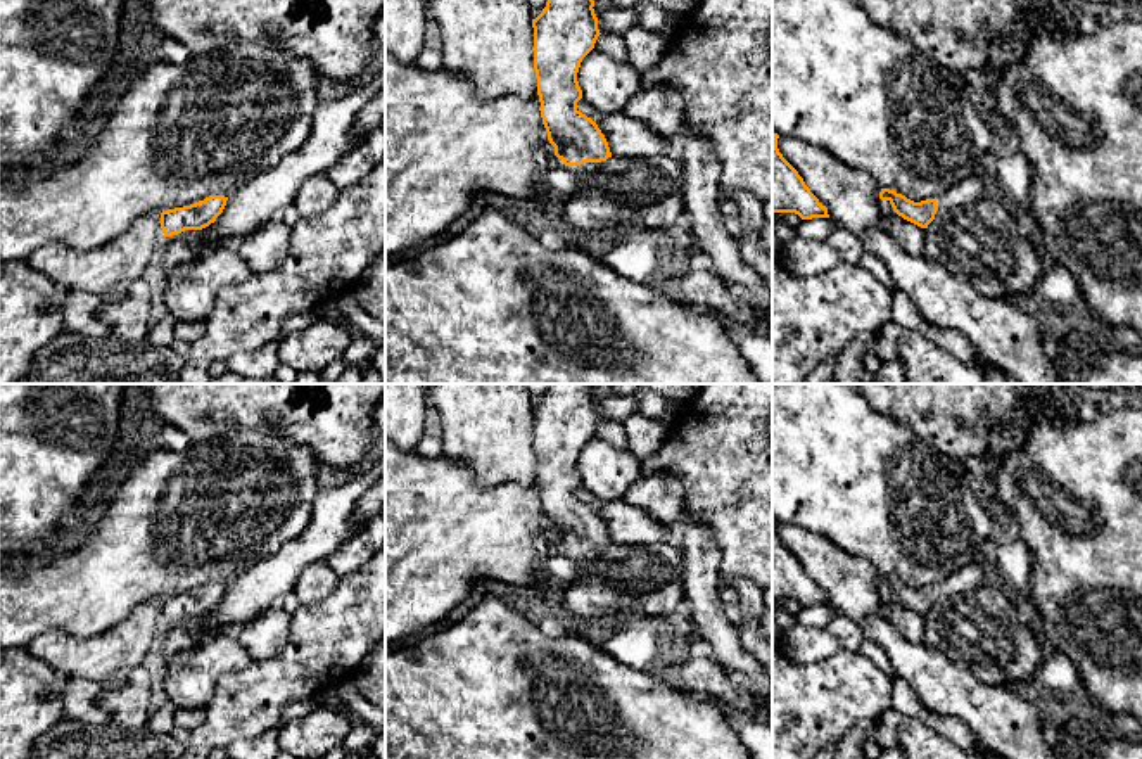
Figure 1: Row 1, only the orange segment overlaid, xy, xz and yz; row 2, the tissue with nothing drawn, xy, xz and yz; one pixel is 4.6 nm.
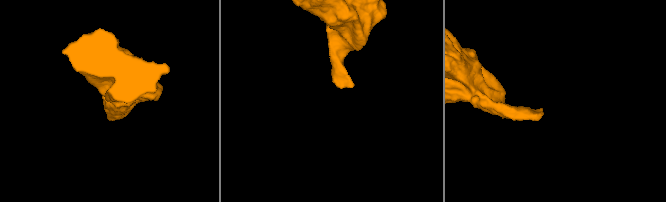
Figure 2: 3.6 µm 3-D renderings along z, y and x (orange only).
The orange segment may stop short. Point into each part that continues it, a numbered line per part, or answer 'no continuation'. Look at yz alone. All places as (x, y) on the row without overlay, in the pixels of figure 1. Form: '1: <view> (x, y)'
1: yz (970, 576)

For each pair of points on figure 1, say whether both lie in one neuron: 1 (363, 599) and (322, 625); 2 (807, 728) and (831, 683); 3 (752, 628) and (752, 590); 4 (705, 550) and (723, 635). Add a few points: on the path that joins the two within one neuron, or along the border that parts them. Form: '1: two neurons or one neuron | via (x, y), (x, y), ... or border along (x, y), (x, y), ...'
1: one neuron | via (353, 609), (337, 625), (332, 625)
2: one neuron | via (807, 718), (828, 694)
3: one neuron | via (752, 619), (752, 599)
4: one neuron | via (704, 571), (705, 614)

